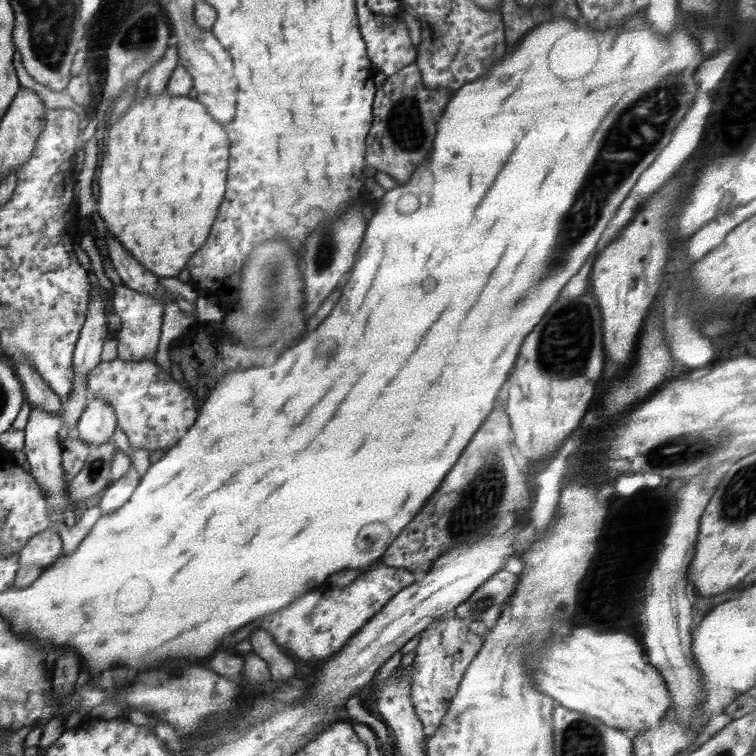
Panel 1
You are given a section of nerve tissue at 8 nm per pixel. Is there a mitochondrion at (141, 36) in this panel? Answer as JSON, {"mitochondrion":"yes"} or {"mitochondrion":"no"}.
{"mitochondrion":"yes"}

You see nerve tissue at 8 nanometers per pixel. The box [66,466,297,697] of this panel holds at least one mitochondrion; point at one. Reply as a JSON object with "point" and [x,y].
{"point":[169,669]}

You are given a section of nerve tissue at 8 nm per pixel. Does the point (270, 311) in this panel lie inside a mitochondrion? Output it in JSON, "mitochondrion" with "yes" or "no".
{"mitochondrion":"yes"}

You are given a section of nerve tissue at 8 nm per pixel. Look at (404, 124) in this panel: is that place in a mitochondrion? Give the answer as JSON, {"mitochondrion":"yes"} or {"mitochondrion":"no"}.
{"mitochondrion":"yes"}

